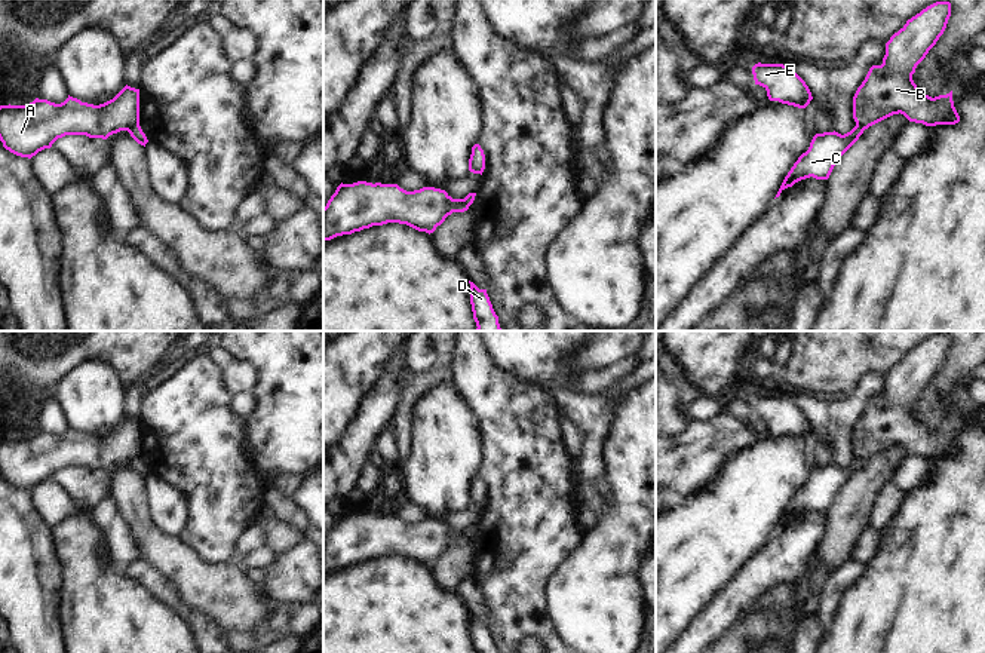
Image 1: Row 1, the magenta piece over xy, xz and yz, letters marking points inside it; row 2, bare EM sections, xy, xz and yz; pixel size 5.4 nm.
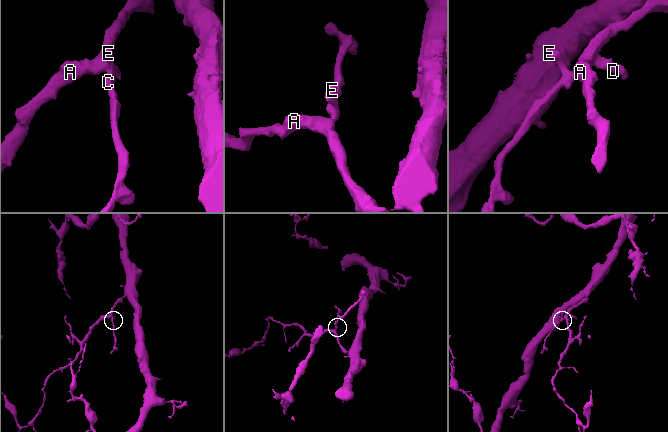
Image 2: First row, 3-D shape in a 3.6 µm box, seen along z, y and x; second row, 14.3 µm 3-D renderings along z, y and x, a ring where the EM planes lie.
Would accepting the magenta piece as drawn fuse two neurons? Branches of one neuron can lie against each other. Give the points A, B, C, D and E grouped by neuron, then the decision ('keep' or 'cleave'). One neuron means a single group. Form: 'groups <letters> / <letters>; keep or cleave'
groups A B D / C E; cleave

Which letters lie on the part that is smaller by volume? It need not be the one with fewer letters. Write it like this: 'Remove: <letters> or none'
Remove: C, E

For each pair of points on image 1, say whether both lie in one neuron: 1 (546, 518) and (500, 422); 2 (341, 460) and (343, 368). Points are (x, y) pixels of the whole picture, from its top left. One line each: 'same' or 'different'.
1: same
2: different

